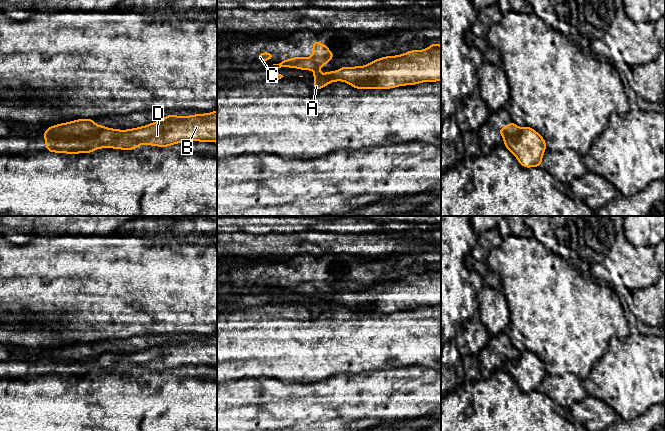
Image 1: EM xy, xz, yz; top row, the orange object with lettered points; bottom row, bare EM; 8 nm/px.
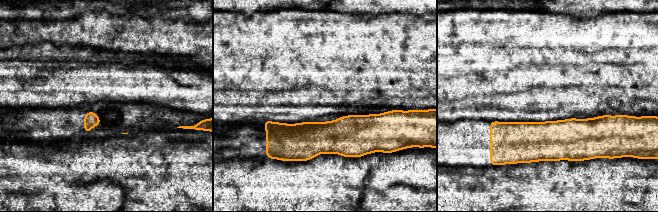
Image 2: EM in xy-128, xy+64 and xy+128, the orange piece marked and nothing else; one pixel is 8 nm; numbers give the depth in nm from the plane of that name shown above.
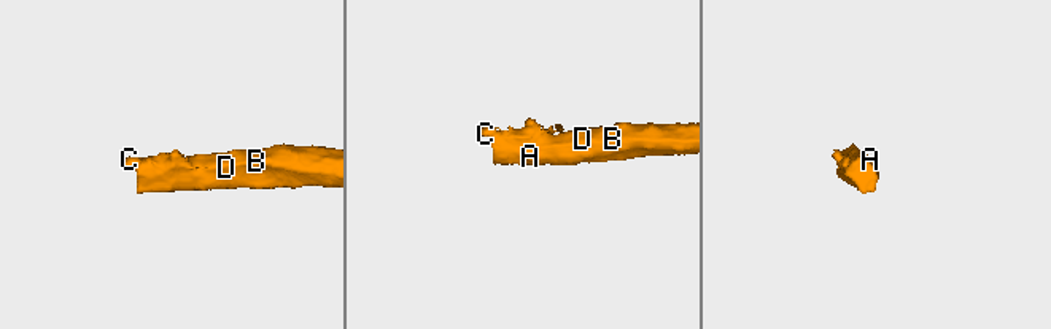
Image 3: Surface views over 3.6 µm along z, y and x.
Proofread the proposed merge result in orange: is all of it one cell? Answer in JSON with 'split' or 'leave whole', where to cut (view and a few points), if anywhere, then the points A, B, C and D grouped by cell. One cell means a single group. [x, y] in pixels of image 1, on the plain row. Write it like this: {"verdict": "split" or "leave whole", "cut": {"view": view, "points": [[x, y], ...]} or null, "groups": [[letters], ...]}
{"verdict": "split", "cut": {"view": "xy", "points": [[65, 347], [84, 358], [94, 358], [103, 351]]}, "groups": [["A", "B", "D"], ["C"]]}

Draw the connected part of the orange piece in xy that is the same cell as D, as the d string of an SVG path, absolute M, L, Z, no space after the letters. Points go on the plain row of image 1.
M217 334L189 340L169 338L145 350L126 354L103 351L99 356L90 359L81 358L77 353L70 353L66 347L59 347L55 350L48 350L43 358L46 375L65 378L93 377L94 374L102 372L135 374L140 369L169 371L190 364L217 367Z

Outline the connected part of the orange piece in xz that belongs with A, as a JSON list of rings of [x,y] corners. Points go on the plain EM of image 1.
[[[433,266],[426,273],[410,274],[401,279],[384,280],[365,290],[343,290],[327,297],[320,297],[317,294],[310,301],[315,304],[312,312],[316,314],[327,311],[330,306],[337,305],[346,306],[355,313],[391,313],[423,306],[437,306],[441,305],[441,269]]]

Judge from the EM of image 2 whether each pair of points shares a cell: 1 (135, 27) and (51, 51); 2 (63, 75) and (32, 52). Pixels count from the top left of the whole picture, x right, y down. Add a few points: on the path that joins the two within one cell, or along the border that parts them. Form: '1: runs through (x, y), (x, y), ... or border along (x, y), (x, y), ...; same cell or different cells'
1: border along (47, 41), (58, 46), (75, 45), (93, 48); different cells
2: border along (19, 60), (67, 60); different cells

